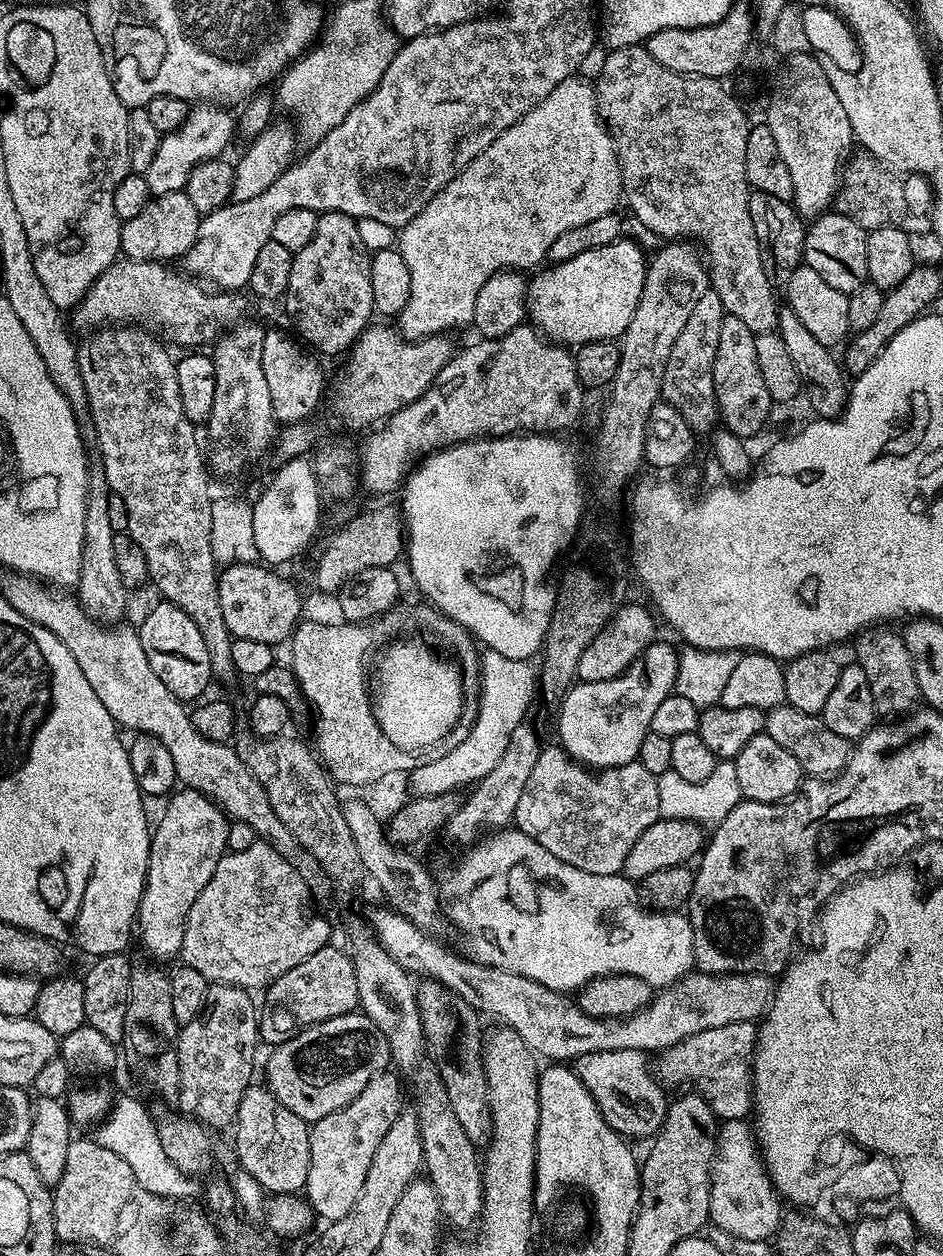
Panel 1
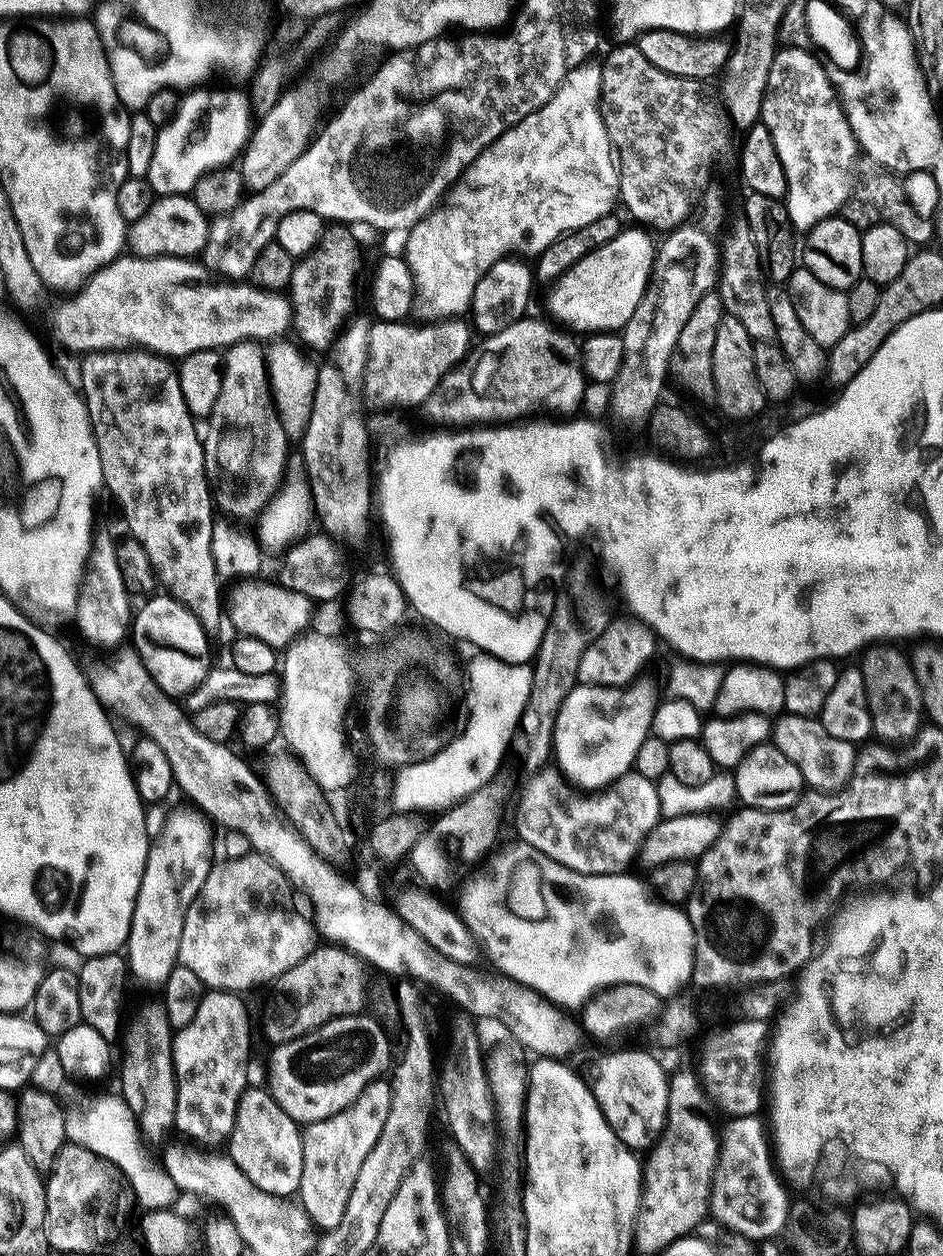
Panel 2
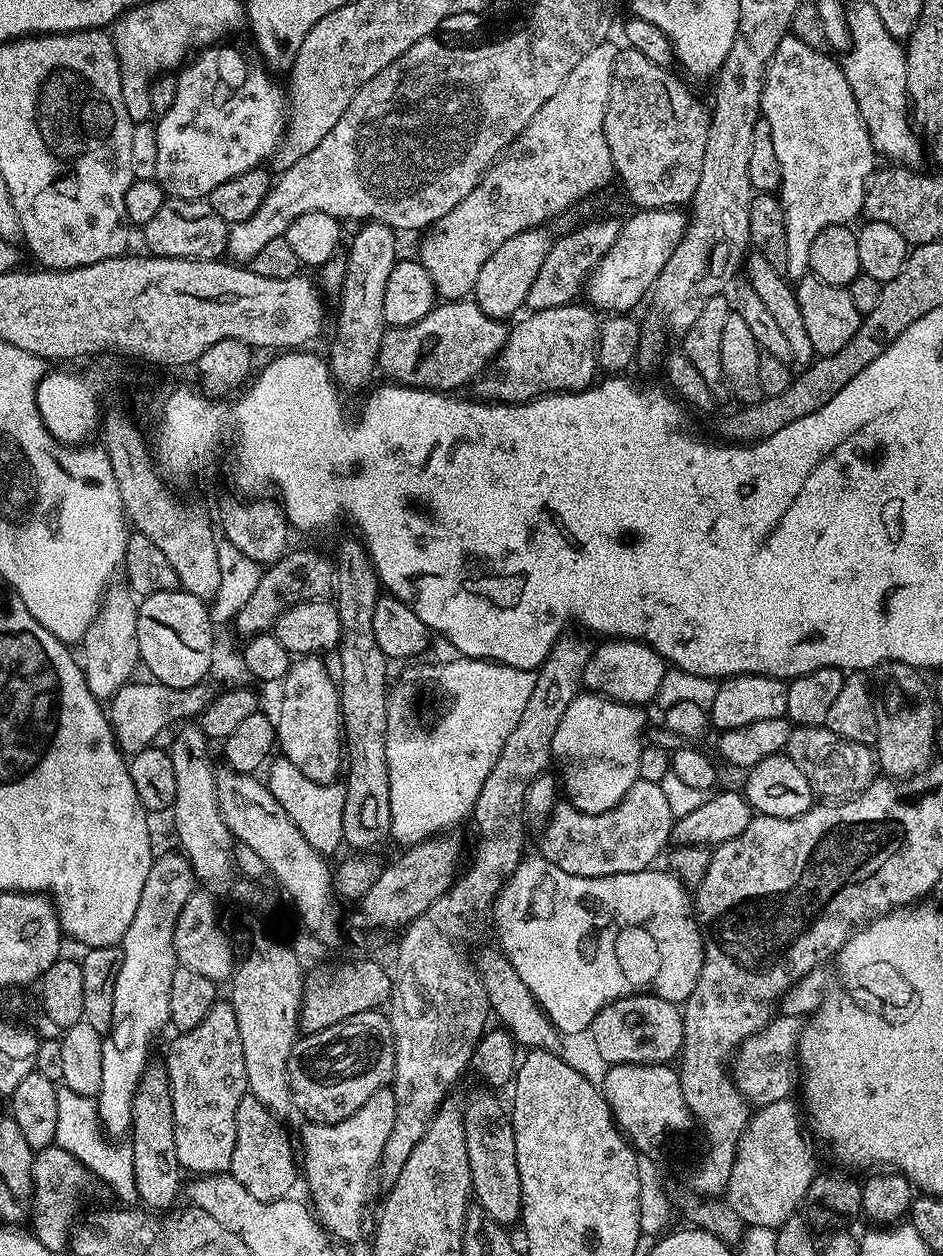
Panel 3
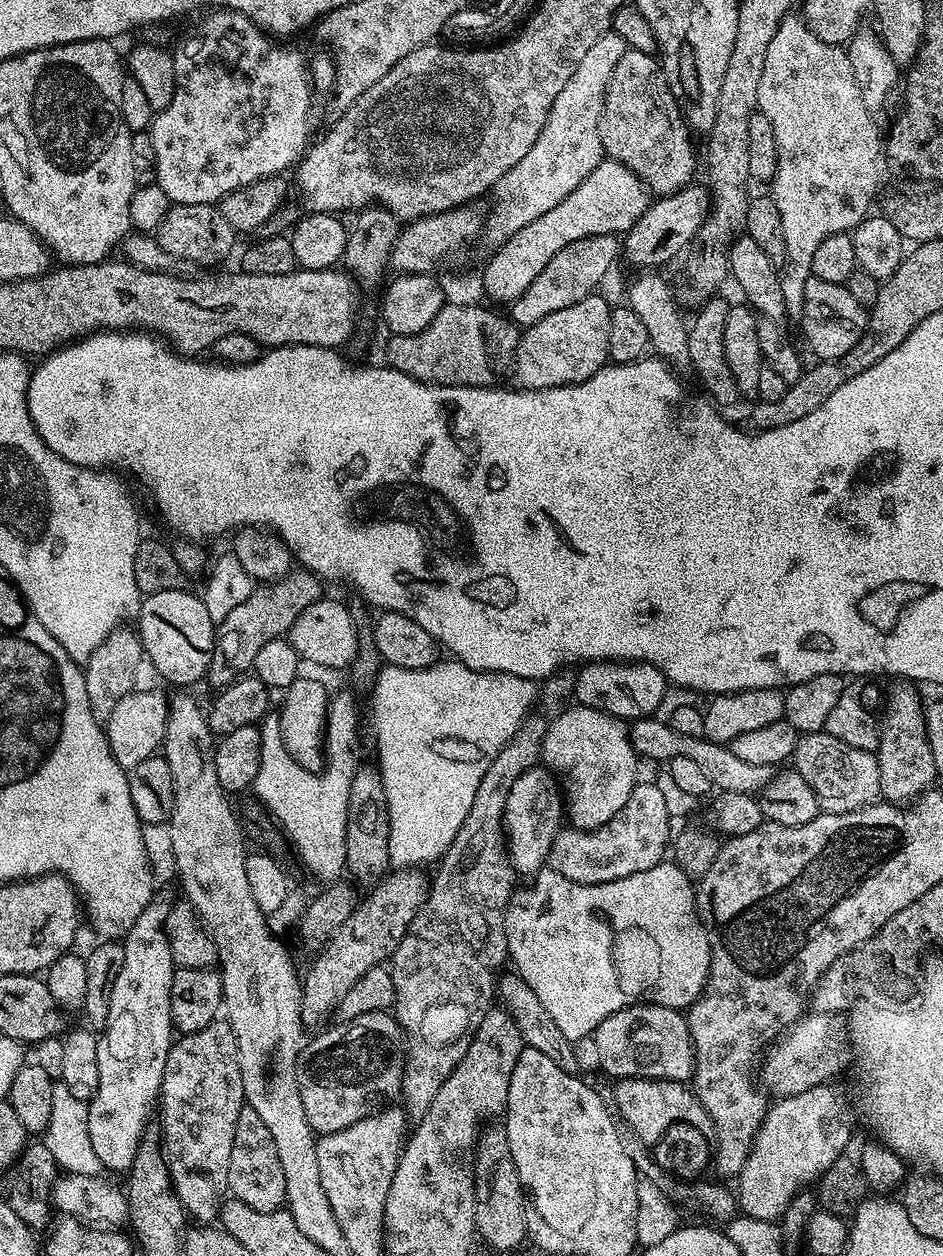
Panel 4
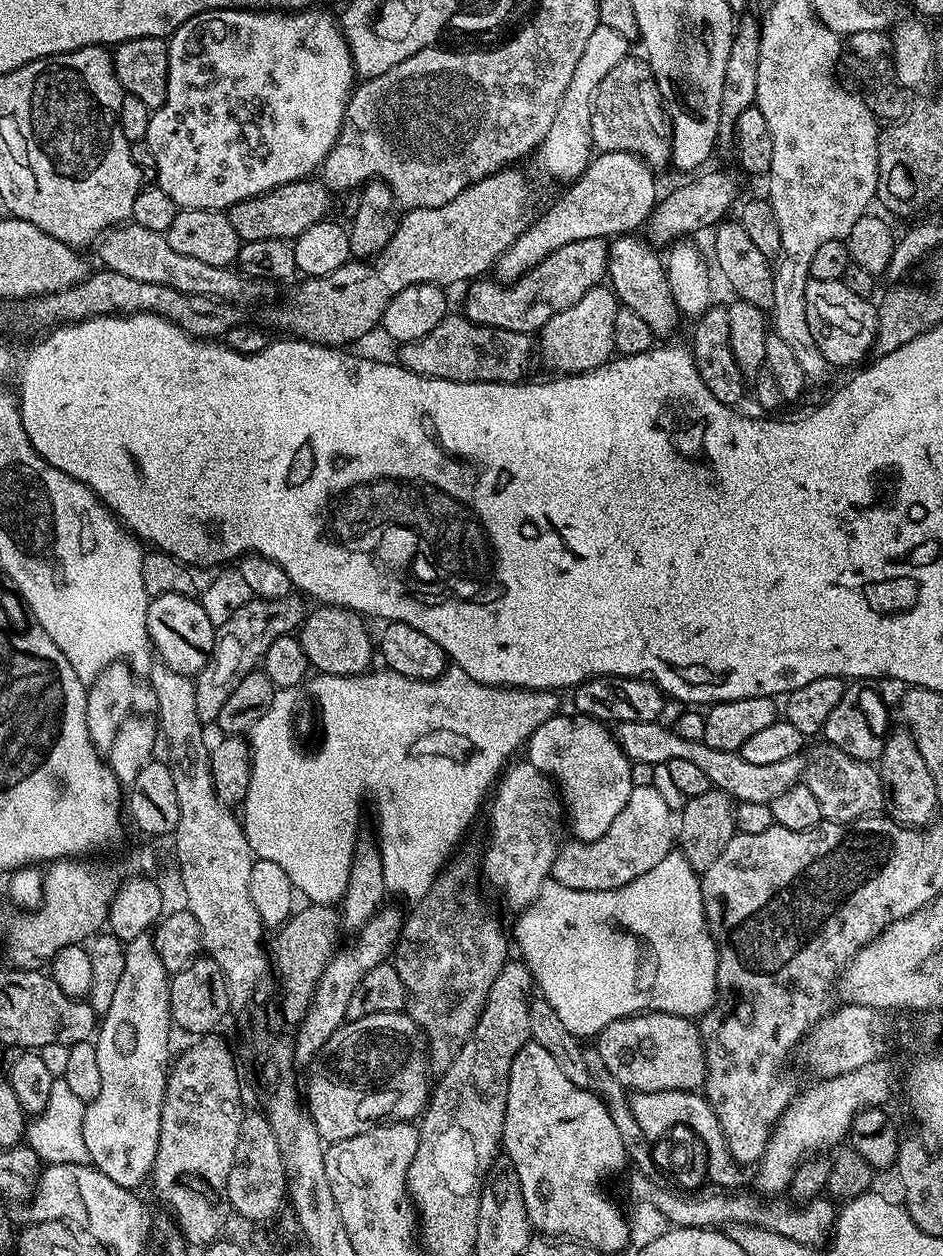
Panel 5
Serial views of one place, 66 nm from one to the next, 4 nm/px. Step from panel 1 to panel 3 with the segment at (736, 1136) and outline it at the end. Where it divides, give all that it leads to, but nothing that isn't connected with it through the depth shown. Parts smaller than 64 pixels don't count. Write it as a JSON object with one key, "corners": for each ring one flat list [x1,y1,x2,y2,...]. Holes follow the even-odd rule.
{"corners":[[786,1099,759,1105,751,1113,746,1130,736,1147,734,1170,730,1170,726,1199,730,1206,734,1206,734,1214,738,1214,745,1225,779,1228,782,1222,786,1222,786,1218,793,1216,799,1209,796,1207,812,1188,812,1179,816,1176,816,1156,808,1145,805,1125,804,1128,800,1125,800,1112,792,1103,791,1099]]}

